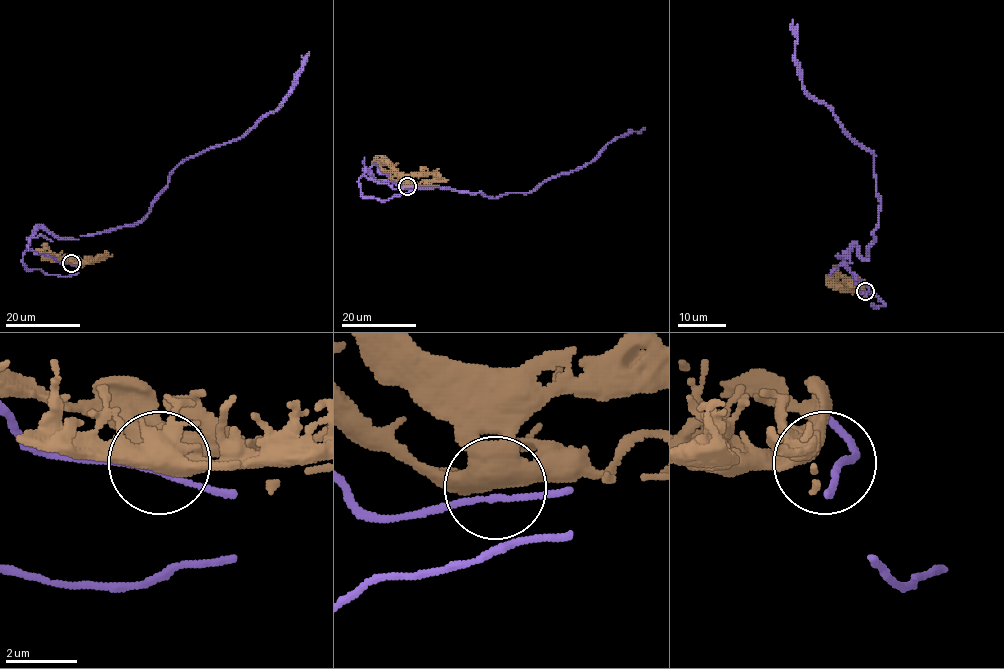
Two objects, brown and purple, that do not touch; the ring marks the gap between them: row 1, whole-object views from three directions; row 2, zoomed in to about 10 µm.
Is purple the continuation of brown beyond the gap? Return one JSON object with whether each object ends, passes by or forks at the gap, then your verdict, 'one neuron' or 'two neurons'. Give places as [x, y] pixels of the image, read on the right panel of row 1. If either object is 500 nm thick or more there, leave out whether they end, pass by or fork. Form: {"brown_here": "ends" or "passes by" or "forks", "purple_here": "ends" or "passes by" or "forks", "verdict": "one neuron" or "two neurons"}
{"verdict": "one neuron"}

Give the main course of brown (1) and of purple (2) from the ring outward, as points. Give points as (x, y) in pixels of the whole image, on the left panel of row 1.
1: (71, 262), (39, 251), (37, 254)
2: (71, 264), (28, 247), (39, 227), (79, 239), (137, 224), (180, 164), (240, 139), (279, 106), (308, 52)

